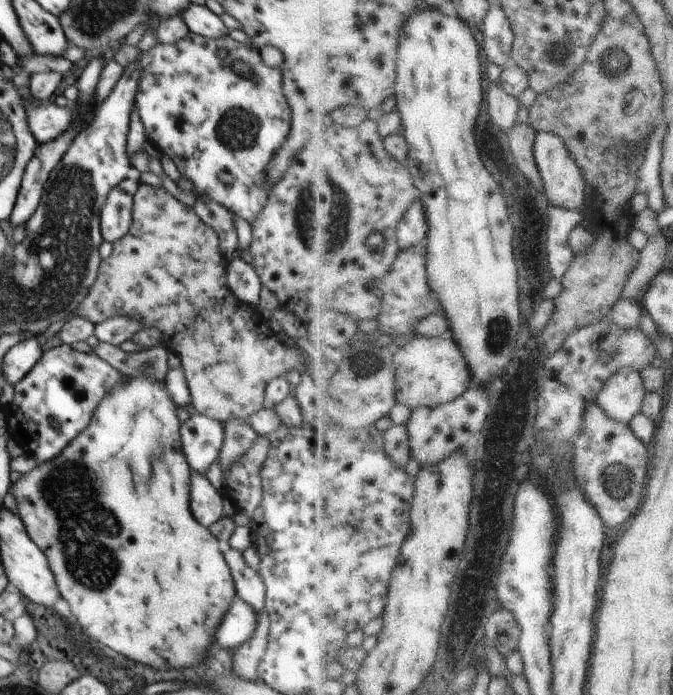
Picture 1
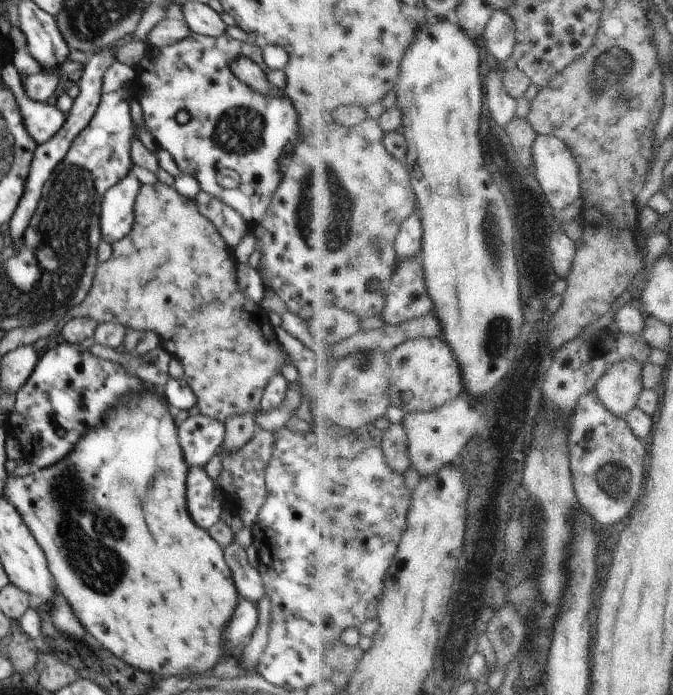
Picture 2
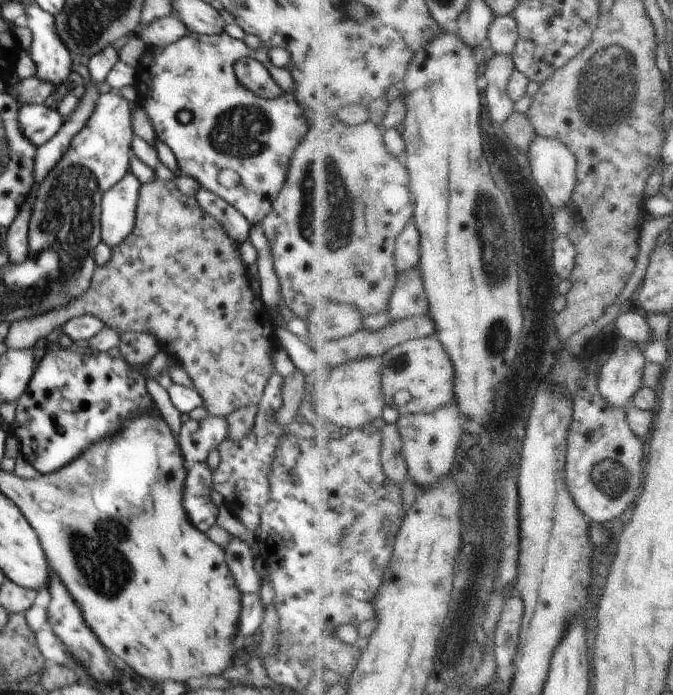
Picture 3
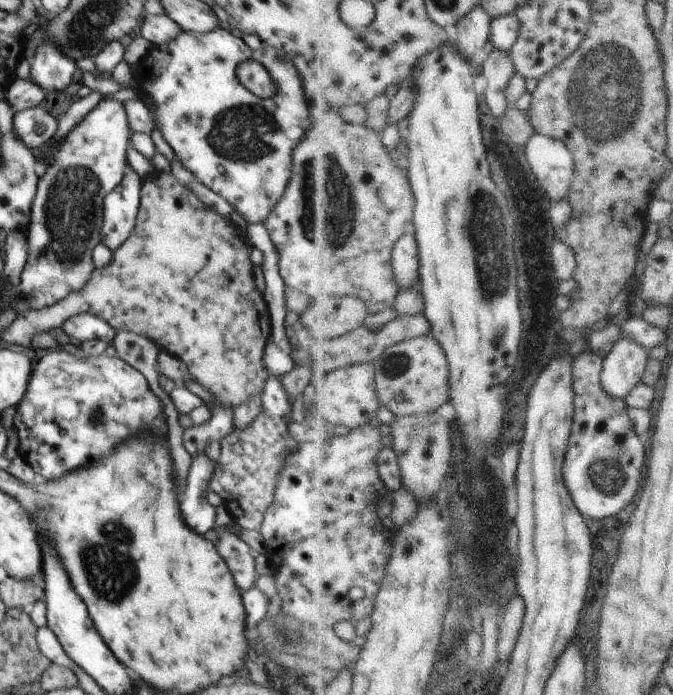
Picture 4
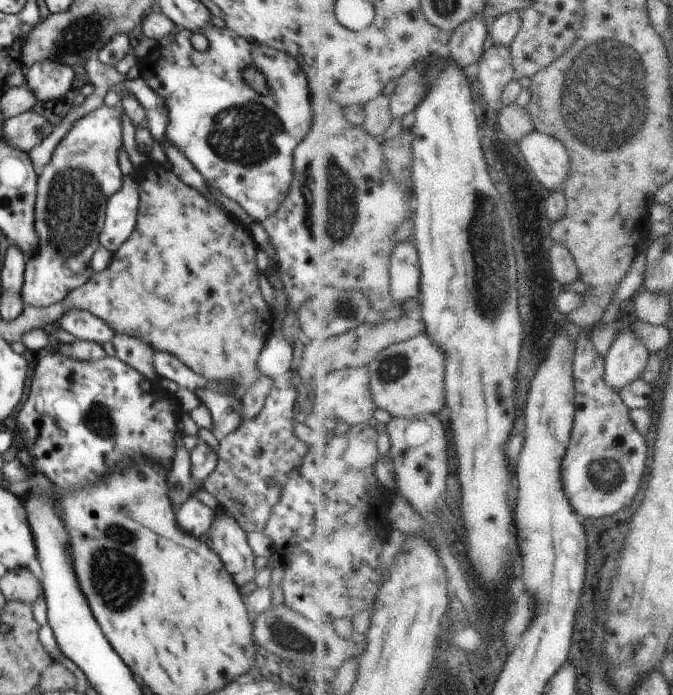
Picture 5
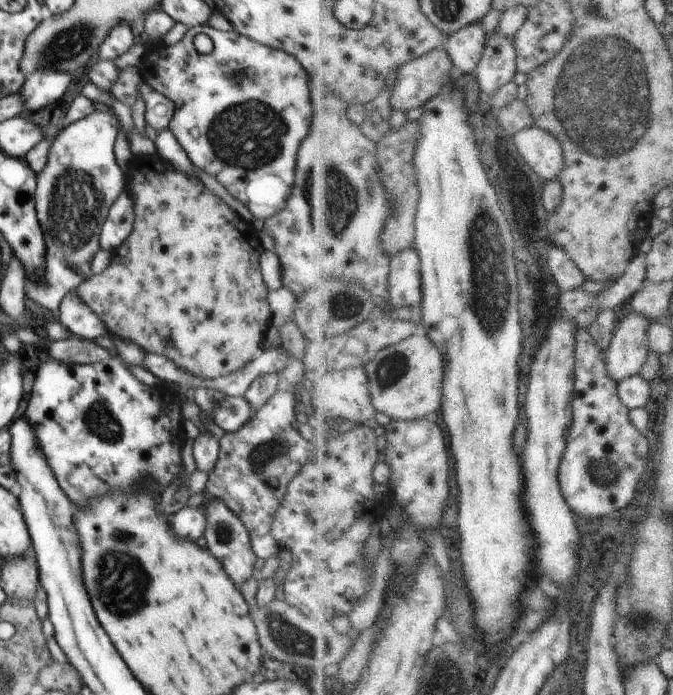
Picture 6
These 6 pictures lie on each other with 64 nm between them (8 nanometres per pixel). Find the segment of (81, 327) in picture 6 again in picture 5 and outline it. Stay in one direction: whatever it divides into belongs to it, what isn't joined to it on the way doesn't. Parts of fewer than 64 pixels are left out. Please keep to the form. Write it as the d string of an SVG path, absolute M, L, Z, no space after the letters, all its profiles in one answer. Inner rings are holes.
M68 310L59 322L61 328L70 332L75 338L101 345L110 342L115 335L107 322L88 310Z

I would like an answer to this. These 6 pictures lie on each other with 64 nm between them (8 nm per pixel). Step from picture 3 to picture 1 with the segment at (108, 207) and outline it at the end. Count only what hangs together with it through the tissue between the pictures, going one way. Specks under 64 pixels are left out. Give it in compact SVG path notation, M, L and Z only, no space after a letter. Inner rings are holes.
M126 178L108 193L98 214L103 240L113 243L128 234L132 226L133 198L139 185L139 181Z

